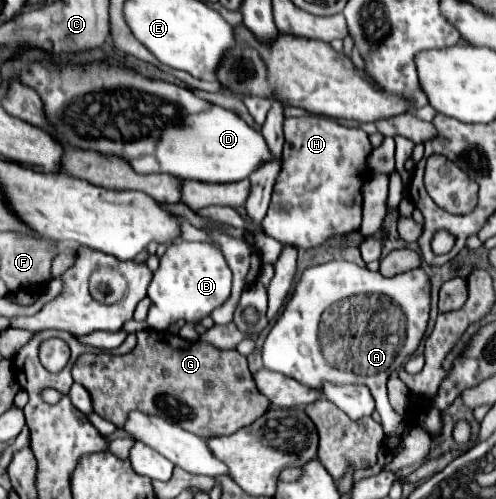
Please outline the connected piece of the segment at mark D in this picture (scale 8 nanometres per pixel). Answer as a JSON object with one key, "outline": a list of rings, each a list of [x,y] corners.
{"outline":[[[32,64],[22,72],[22,84],[30,84],[34,90],[38,90],[50,122],[54,122],[54,128],[72,146],[86,150],[106,150],[106,154],[122,154],[140,174],[166,172],[182,180],[228,184],[248,178],[254,170],[258,170],[258,166],[274,158],[264,136],[250,128],[234,112],[200,100],[188,88],[162,80],[148,80],[134,70],[108,68],[104,64],[92,64],[86,68],[66,66],[56,70],[52,64]]]}

